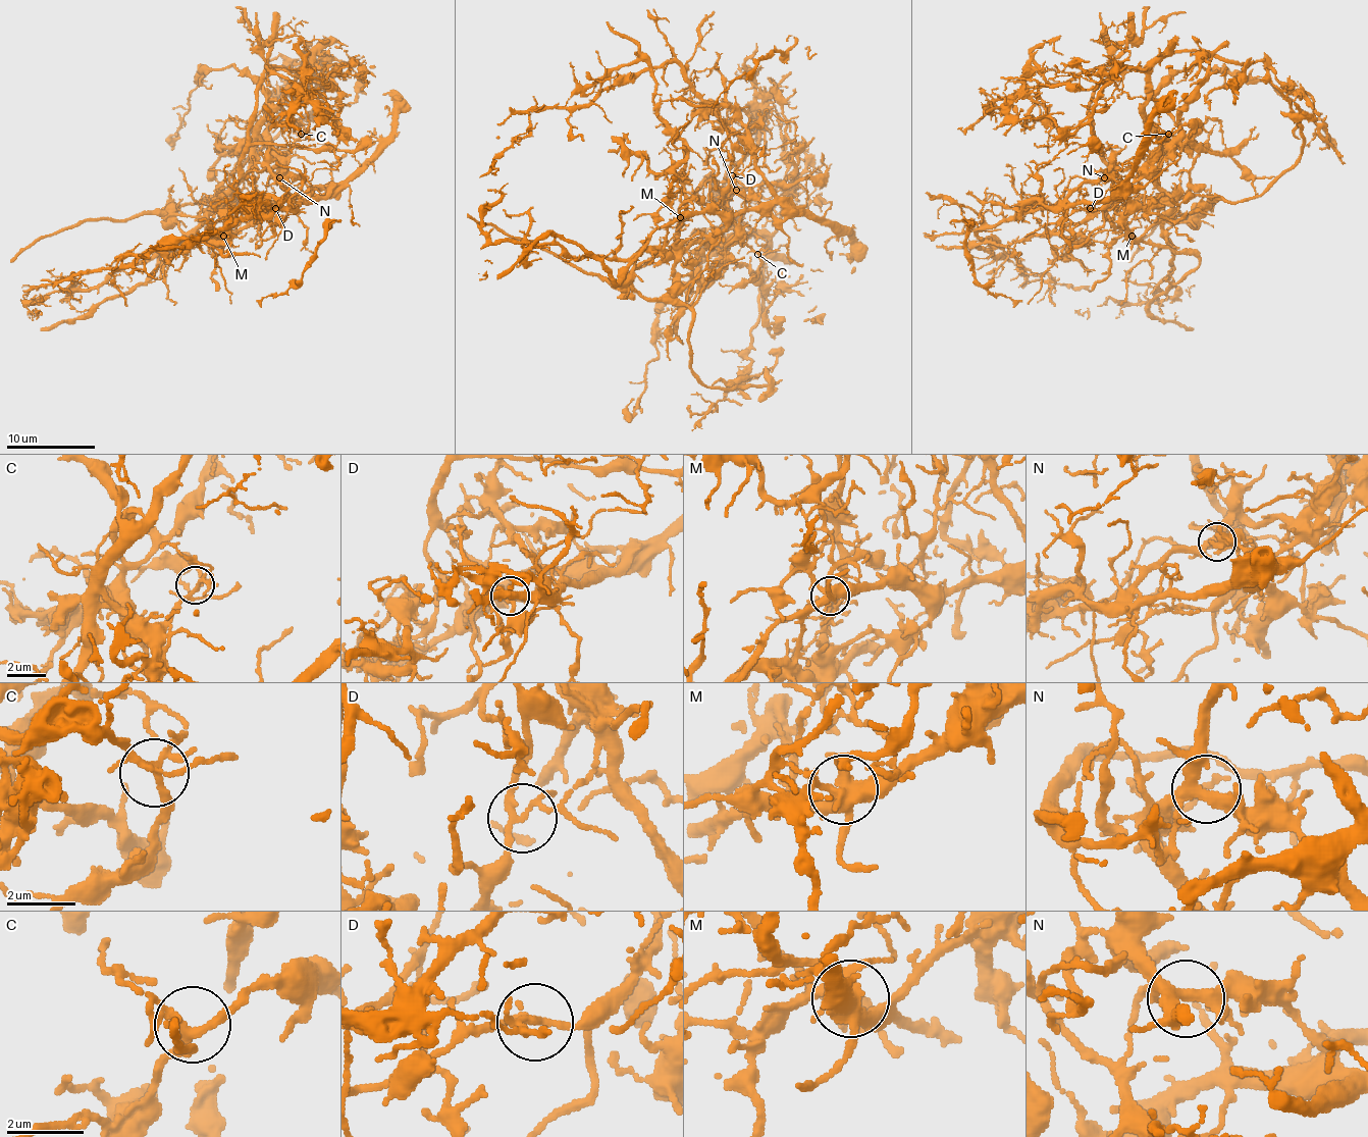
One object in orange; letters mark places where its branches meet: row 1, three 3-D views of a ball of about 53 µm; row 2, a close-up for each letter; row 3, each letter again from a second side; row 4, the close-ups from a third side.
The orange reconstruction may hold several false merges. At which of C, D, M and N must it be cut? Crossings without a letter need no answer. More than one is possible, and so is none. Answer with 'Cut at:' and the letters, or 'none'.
Cut at: D, M

